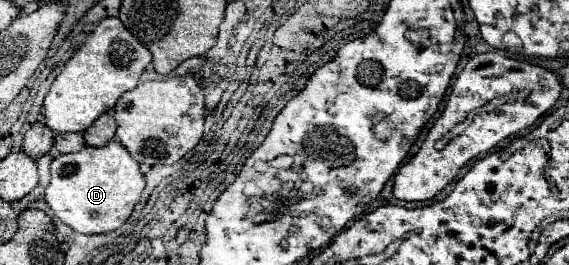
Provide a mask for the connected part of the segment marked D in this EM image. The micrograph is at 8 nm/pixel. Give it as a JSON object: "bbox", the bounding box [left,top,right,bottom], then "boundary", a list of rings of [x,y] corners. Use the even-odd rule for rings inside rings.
{"bbox":[45,139,145,233],"boundary":[[[111,139],[105,147],[83,147],[73,155],[59,155],[51,163],[51,183],[45,191],[45,201],[53,213],[77,233],[109,233],[121,227],[139,203],[145,189],[145,177],[139,163],[127,149]]]}

